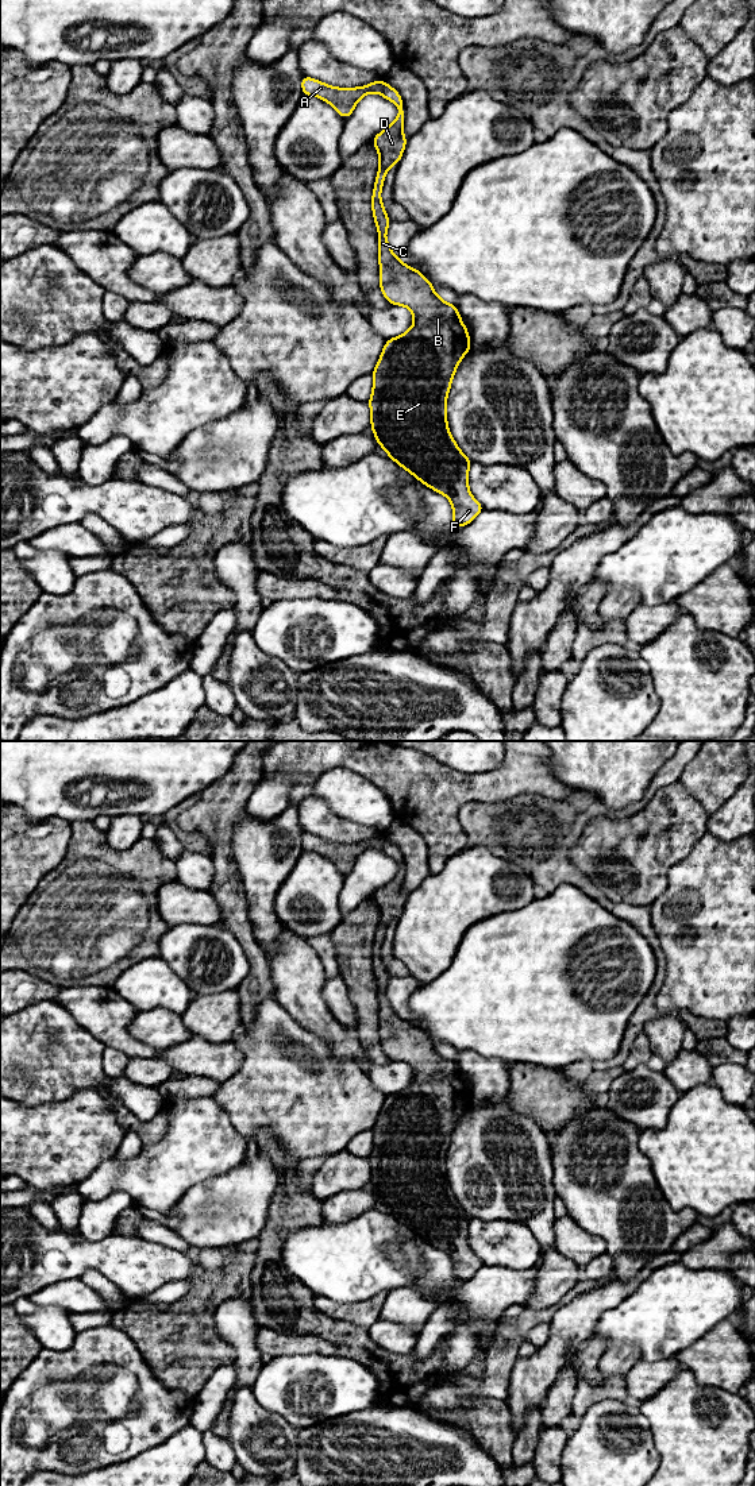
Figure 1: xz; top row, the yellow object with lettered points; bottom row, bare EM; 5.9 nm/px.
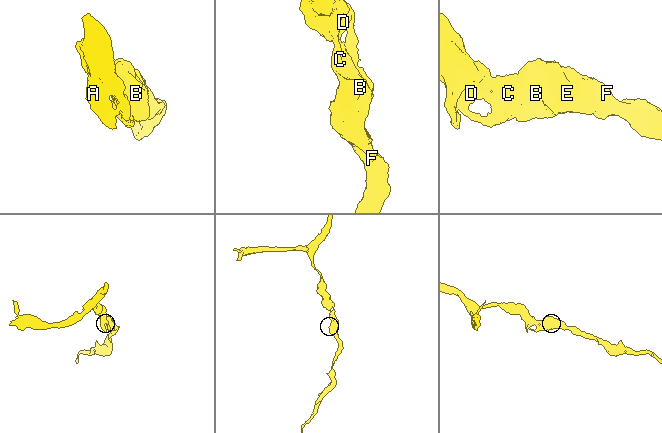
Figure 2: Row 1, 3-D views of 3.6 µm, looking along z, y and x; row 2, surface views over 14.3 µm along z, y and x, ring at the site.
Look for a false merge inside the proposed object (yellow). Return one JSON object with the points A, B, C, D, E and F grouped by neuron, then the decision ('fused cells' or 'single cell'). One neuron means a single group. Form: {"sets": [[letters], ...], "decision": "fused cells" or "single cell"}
{"sets": [["A", "B", "C", "D", "E", "F"]], "decision": "single cell"}

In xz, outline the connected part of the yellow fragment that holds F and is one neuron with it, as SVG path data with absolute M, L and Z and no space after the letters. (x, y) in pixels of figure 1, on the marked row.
M304 76L301 78L301 90L307 96L316 96L332 105L343 119L351 116L357 103L367 93L378 93L398 108L396 120L371 140L380 158L371 193L371 209L378 231L380 287L382 296L390 305L408 308L413 314L413 325L401 336L386 340L380 360L371 373L373 393L367 401L371 412L370 428L378 445L388 452L388 458L427 487L448 498L454 512L454 517L448 522L451 526L469 525L485 509L469 490L471 460L463 455L451 436L446 412L447 395L457 367L471 348L469 331L461 320L457 305L443 301L435 293L432 283L419 270L404 265L393 254L386 240L390 219L381 201L381 192L386 171L400 162L408 140L402 135L404 101L400 93L389 86L384 78L359 88L334 88Z

